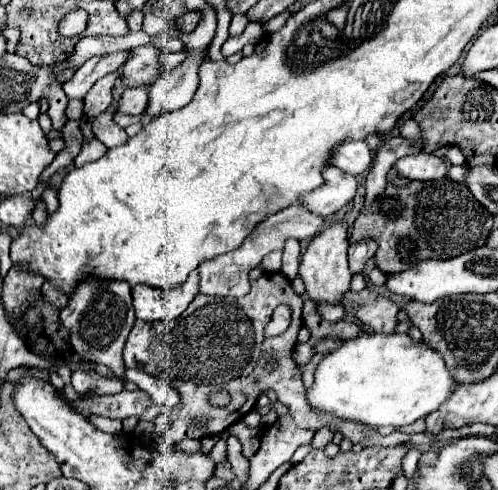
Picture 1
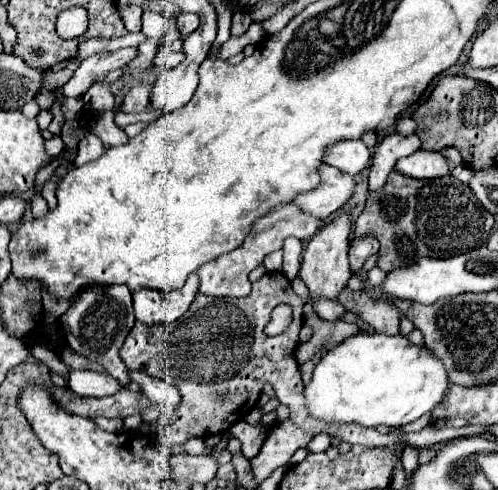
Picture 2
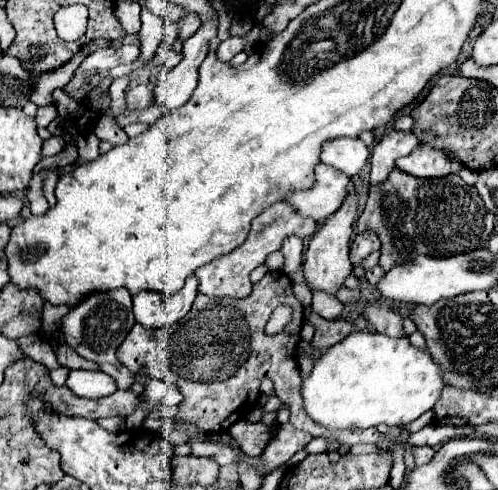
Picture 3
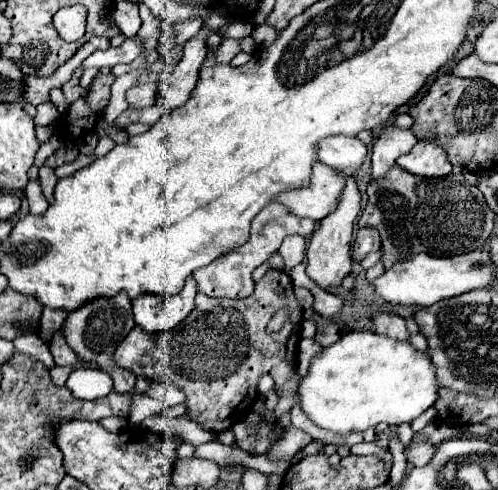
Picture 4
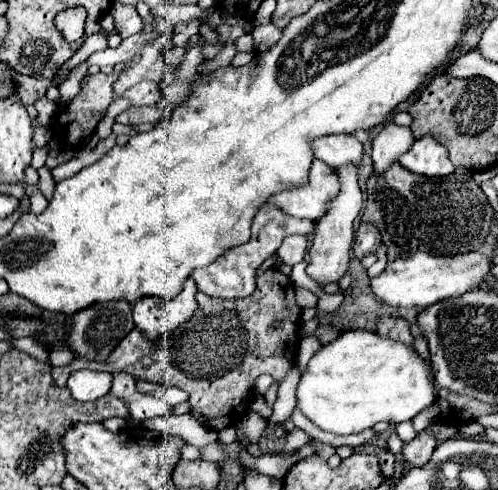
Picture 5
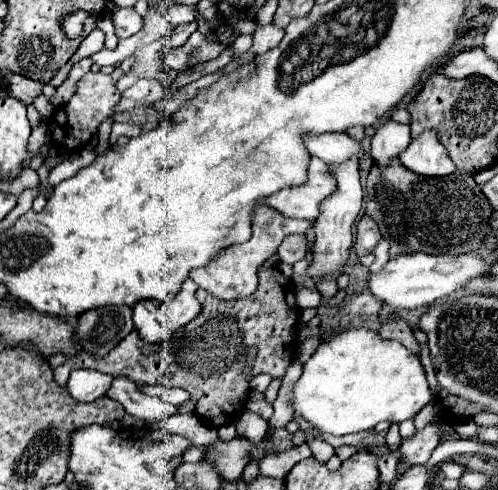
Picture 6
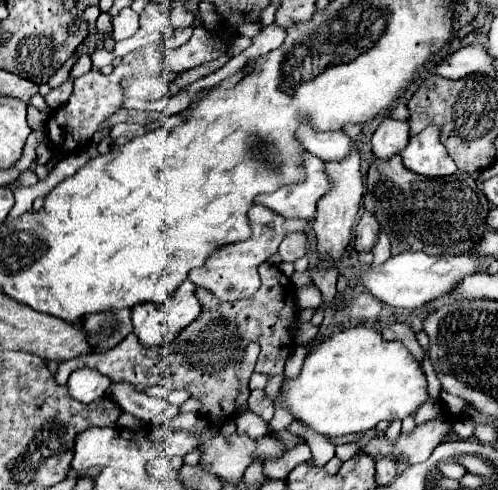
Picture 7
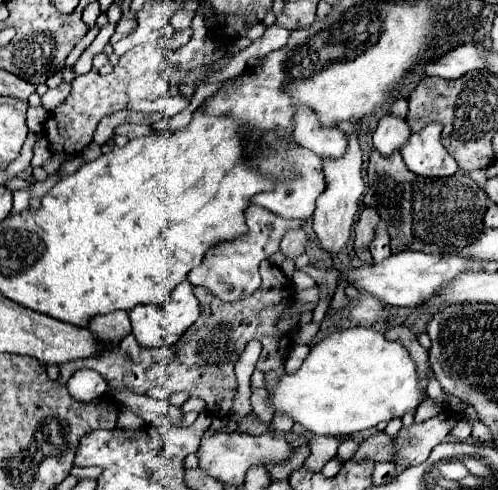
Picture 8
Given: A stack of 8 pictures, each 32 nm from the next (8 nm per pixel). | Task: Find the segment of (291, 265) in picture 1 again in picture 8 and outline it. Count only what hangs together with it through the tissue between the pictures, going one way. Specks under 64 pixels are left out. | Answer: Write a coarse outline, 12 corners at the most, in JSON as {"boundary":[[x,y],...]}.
{"boundary":[[304,230],[286,232],[280,252],[286,260],[304,254]]}

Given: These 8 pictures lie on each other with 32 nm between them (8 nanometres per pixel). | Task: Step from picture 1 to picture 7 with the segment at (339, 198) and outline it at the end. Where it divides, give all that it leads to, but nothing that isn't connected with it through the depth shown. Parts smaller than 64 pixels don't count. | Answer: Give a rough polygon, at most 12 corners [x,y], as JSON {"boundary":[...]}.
{"boundary":[[304,154],[304,182],[258,196],[284,218],[312,220],[330,192],[324,162]]}

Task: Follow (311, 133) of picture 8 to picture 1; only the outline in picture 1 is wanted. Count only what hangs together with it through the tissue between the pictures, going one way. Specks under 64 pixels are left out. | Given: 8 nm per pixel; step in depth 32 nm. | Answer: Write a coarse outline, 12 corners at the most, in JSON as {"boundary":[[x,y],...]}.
{"boundary":[[348,142],[330,162],[358,176],[372,168],[366,142]]}

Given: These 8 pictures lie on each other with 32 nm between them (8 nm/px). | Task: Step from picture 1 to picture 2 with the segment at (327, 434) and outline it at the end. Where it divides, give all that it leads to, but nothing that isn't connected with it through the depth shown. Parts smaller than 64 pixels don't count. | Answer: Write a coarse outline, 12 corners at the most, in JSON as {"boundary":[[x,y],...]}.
{"boundary":[[316,434],[308,444],[310,452],[324,452],[330,446],[326,434]]}

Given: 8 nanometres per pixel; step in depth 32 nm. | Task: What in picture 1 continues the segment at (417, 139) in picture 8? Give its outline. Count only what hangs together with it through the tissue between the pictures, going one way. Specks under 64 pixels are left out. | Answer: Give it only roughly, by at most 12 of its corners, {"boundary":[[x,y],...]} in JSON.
{"boundary":[[426,152],[400,158],[400,178],[440,180],[444,158]]}

